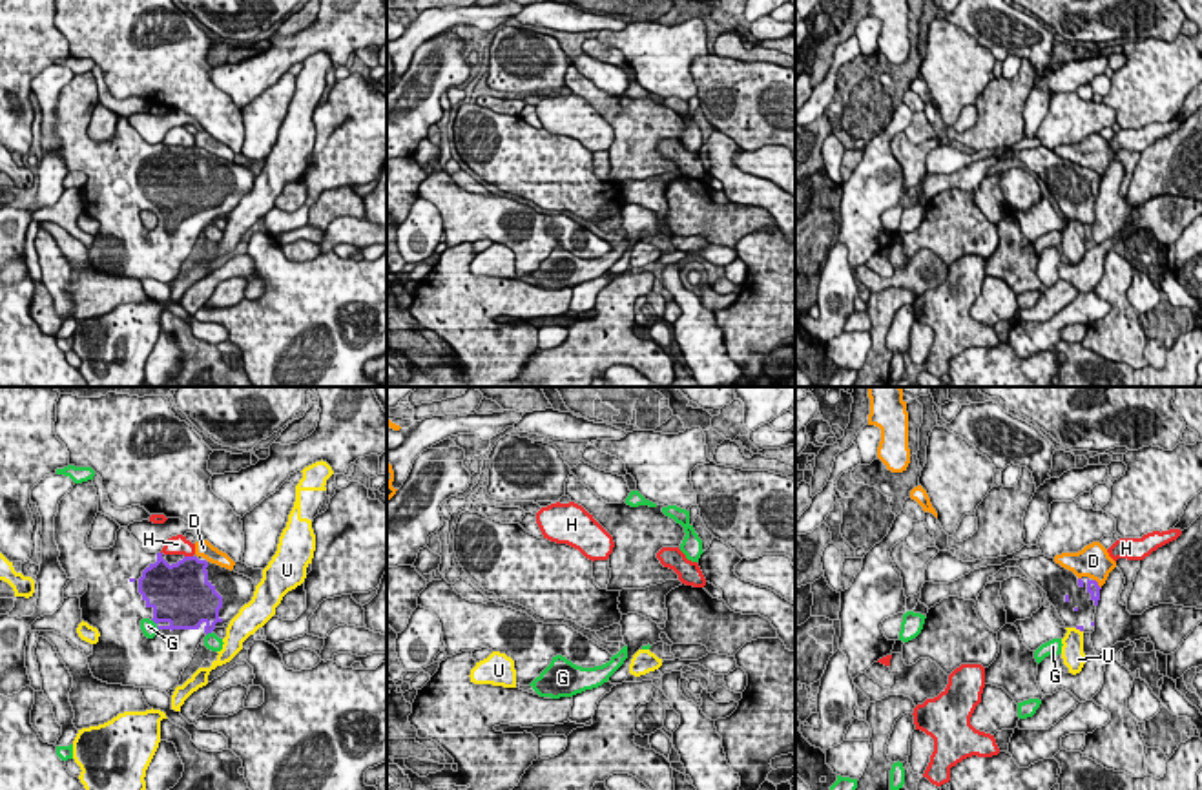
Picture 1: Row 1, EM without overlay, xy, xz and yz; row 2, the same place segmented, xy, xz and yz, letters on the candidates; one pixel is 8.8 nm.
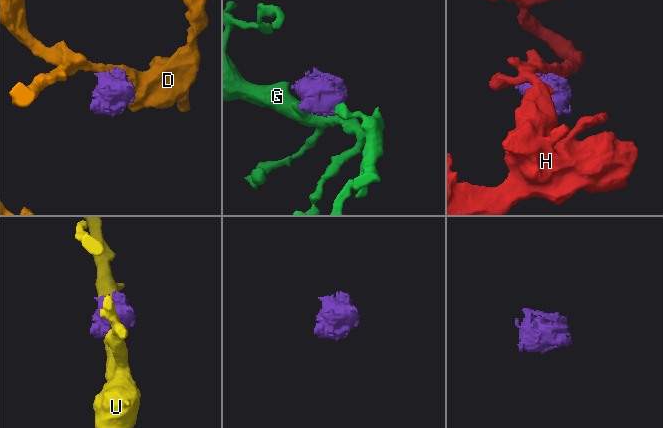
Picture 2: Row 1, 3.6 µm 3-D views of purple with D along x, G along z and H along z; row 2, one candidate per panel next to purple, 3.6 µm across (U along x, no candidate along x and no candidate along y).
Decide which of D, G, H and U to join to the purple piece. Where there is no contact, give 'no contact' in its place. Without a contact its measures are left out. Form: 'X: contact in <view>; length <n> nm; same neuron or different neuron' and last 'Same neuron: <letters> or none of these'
D: contact in yz; length 120 nm; different neuron
G: contact in xy; length 120 nm; different neuron
H: contact in xy; length 80 nm; different neuron
U: contact in yz; length 90 nm; different neuron
Same neuron: none of these

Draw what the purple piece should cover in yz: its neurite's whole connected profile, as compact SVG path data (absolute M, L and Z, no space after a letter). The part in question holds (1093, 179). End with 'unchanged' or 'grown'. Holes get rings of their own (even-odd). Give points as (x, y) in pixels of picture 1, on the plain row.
M1041 144L1020 151L1012 150L1001 157L979 159L948 175L925 173L919 182L919 193L928 201L948 188L976 193L992 166L1014 157L1047 184L1049 193L1056 199L1065 219L1076 219L1083 224L1094 223L1094 204L1102 181L1098 173L1089 170L1083 173L1072 162L1056 155L1054 150Z; grown

